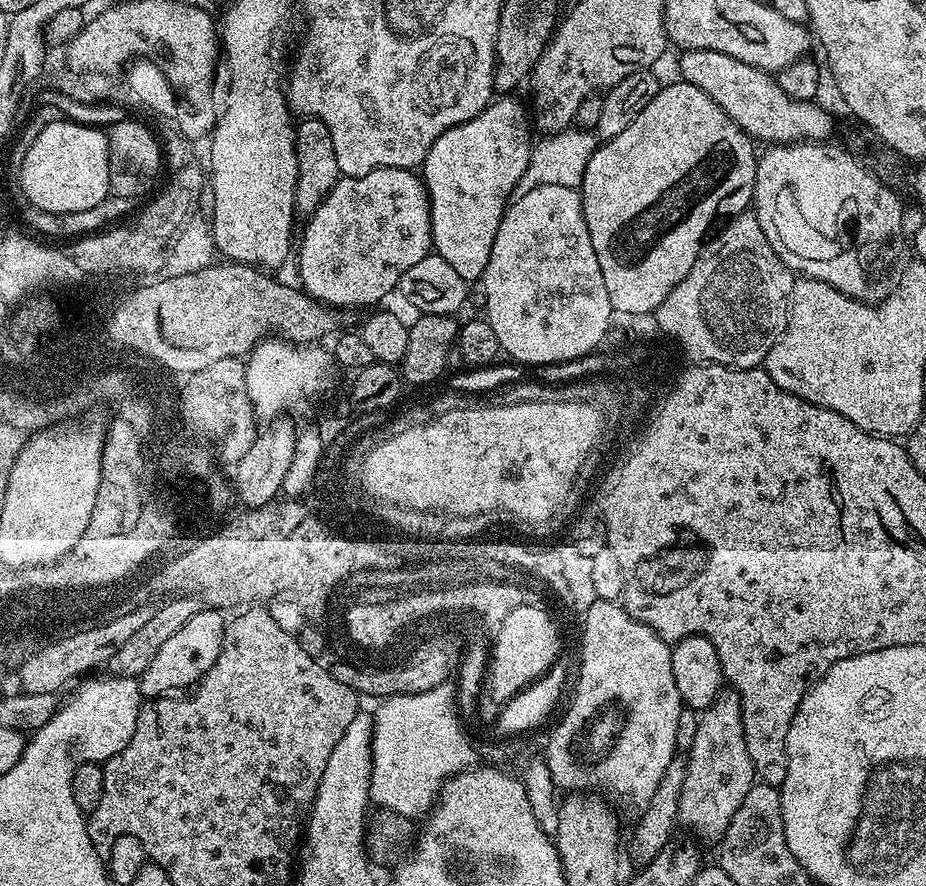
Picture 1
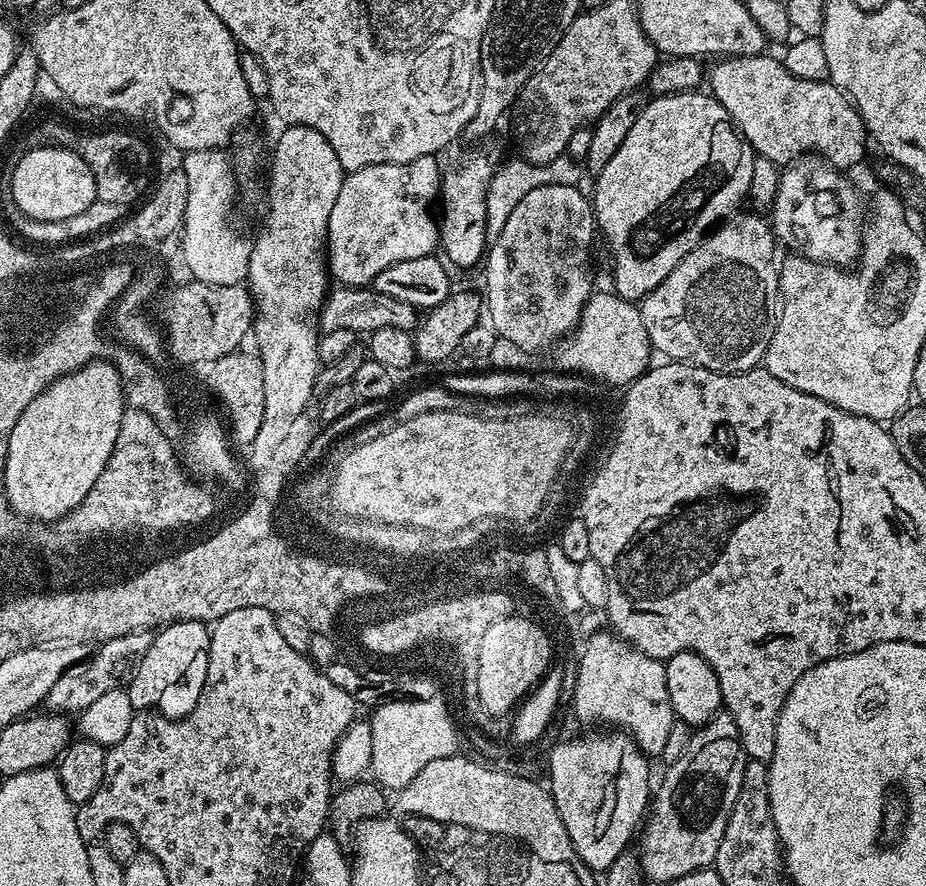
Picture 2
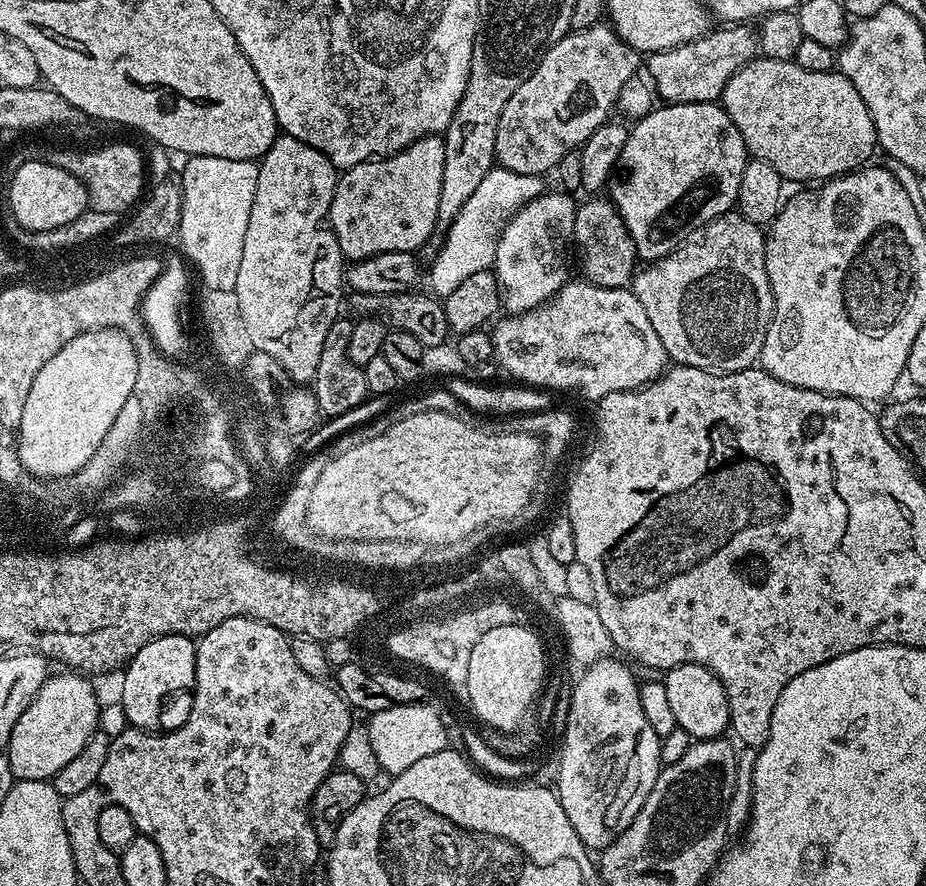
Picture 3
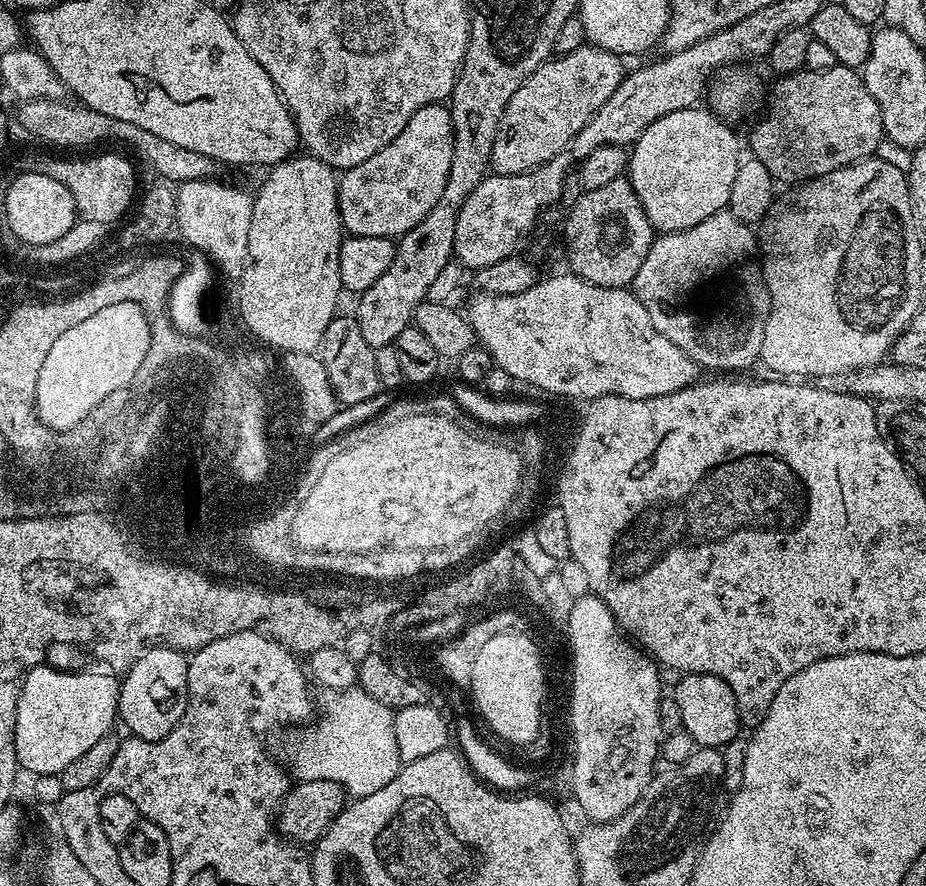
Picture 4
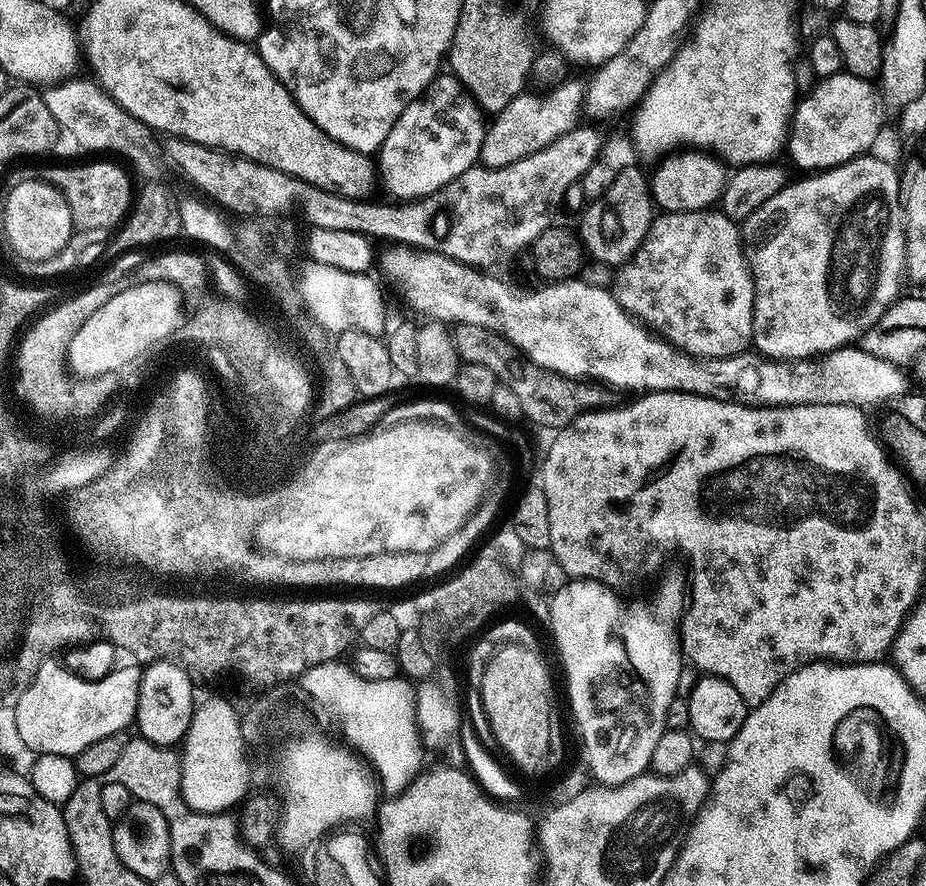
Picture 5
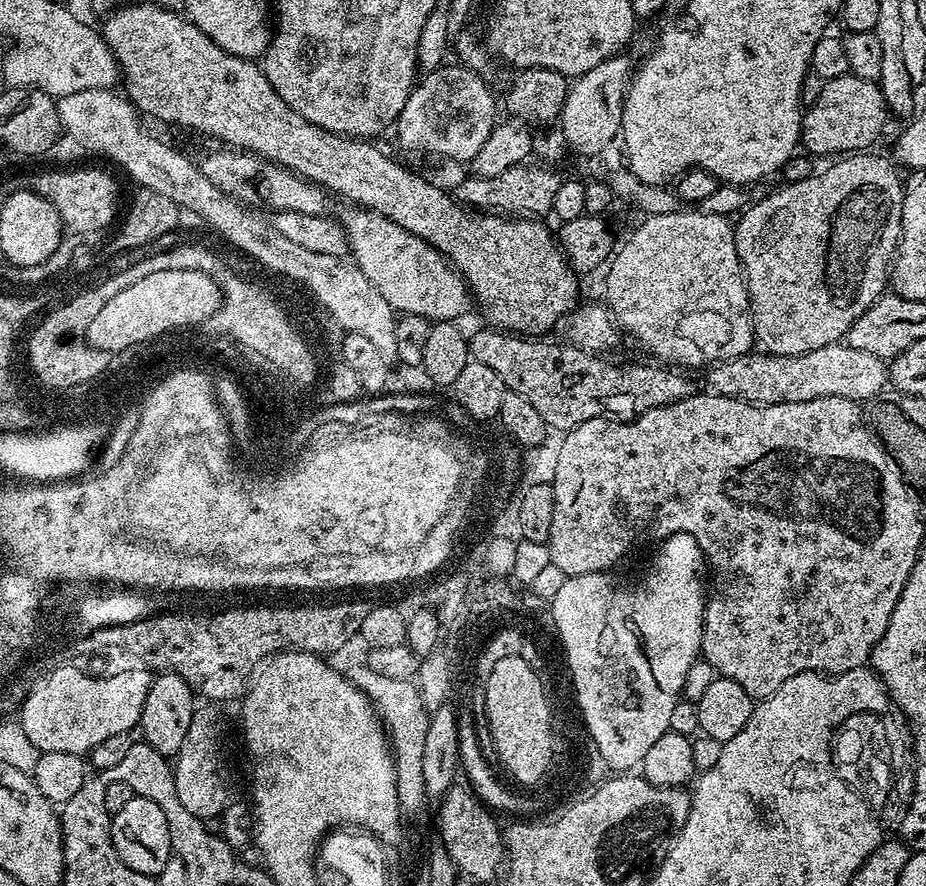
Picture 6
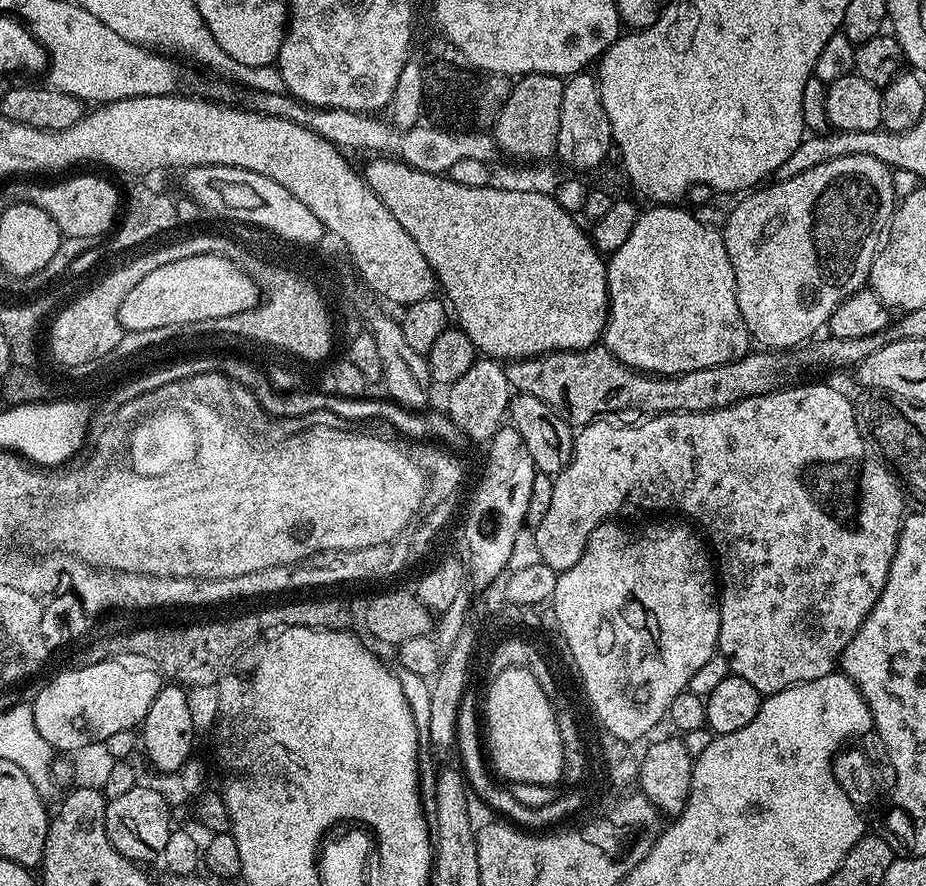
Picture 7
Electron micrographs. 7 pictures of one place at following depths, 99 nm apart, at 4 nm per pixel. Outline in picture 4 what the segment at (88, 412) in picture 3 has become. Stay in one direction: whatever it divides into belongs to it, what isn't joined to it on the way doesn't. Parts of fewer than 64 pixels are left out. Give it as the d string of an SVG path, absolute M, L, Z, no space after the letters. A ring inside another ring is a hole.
M133 301L117 302L114 306L107 307L106 310L98 310L94 322L85 322L83 325L74 326L72 332L68 332L62 335L62 338L56 339L54 343L55 348L50 350L50 354L46 356L45 365L42 366L42 370L40 370L38 375L35 415L50 429L67 430L77 425L81 420L86 419L96 407L103 405L108 394L113 393L114 390L118 390L120 387L129 387L131 380L138 371L138 366L146 358L147 346L151 342L149 329L150 317L140 306L136 305Z

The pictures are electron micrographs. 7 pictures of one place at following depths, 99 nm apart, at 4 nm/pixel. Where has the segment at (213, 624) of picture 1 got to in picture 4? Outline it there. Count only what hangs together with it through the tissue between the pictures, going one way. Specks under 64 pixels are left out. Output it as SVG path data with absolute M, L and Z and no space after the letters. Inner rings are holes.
M151 648L132 661L128 677L119 681L119 719L131 735L143 740L161 740L178 726L186 710L188 694L188 661L183 652L172 648Z

